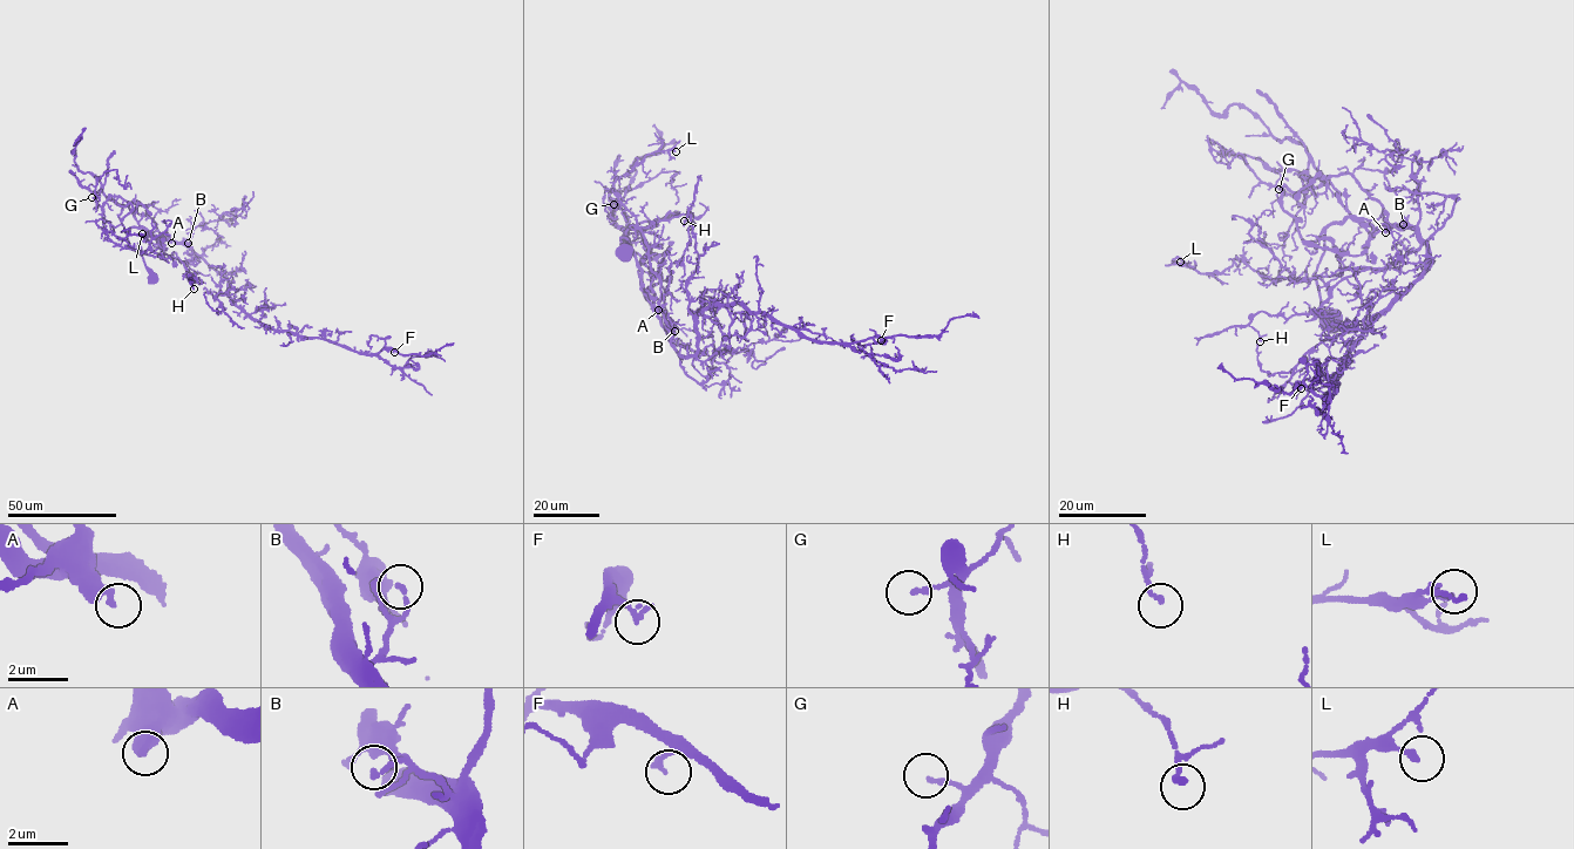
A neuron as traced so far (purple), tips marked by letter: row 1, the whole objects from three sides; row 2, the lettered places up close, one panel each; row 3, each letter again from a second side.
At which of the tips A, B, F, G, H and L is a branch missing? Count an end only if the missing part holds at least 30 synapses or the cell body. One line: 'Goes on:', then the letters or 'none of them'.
Goes on: none of them

